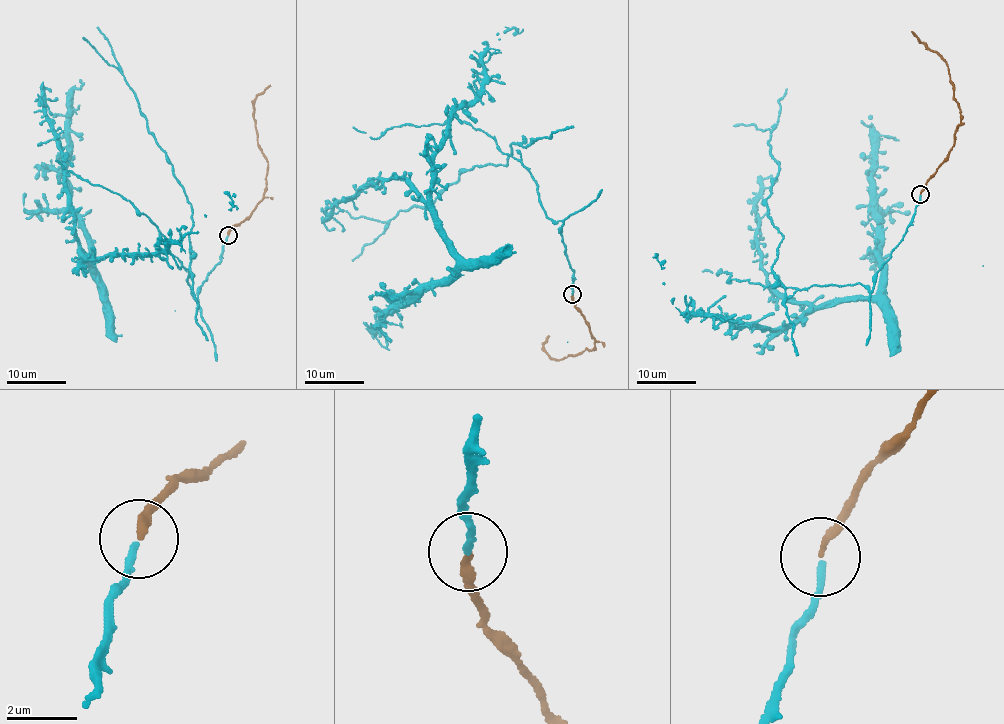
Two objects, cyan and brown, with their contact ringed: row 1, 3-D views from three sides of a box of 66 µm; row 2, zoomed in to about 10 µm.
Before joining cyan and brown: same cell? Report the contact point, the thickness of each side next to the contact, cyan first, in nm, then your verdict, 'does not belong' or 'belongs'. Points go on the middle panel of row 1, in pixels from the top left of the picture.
(572, 294) | 180/170 nm | belongs

